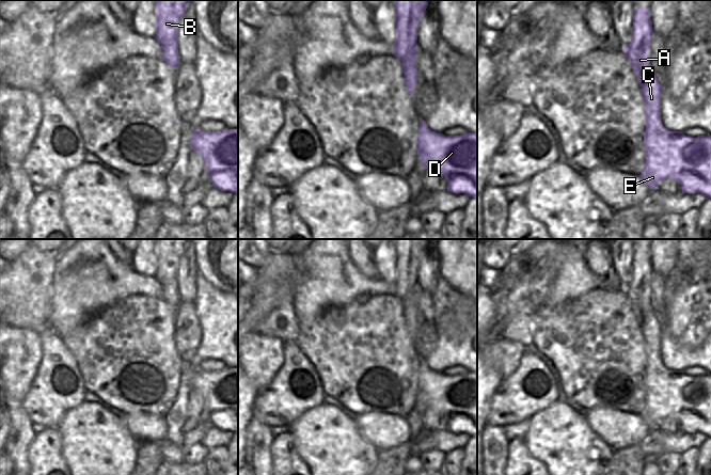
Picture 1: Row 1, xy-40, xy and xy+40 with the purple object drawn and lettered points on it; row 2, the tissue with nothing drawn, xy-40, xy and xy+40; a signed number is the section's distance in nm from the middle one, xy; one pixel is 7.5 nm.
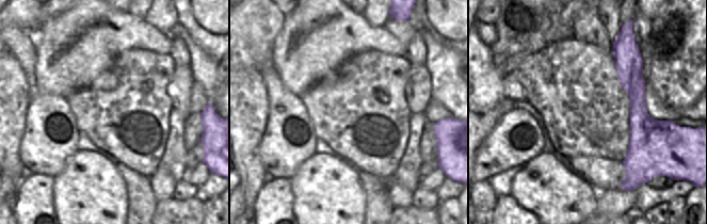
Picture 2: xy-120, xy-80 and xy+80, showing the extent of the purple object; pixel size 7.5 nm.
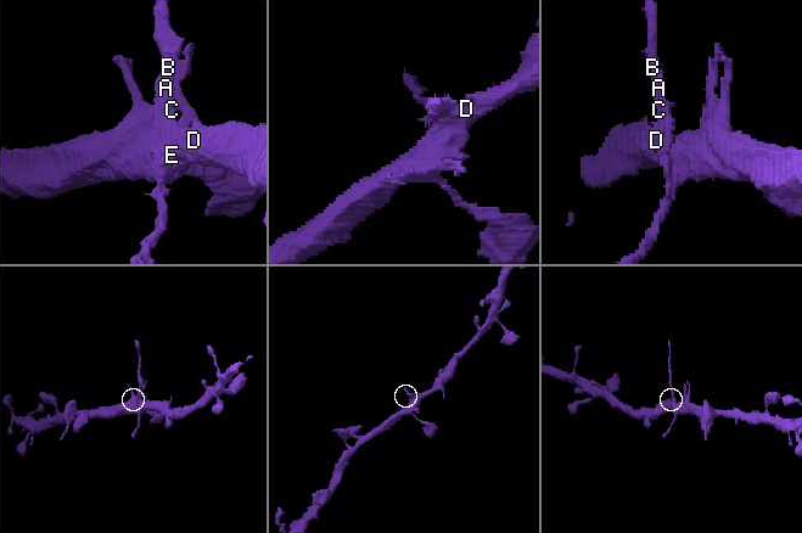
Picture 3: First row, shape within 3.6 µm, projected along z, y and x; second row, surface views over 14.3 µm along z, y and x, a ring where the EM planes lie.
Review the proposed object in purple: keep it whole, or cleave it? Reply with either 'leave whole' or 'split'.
split

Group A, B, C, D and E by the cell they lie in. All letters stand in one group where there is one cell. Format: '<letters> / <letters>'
A B C / D E

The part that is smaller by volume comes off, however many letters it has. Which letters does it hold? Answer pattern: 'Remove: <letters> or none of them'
Remove: A, B, C

